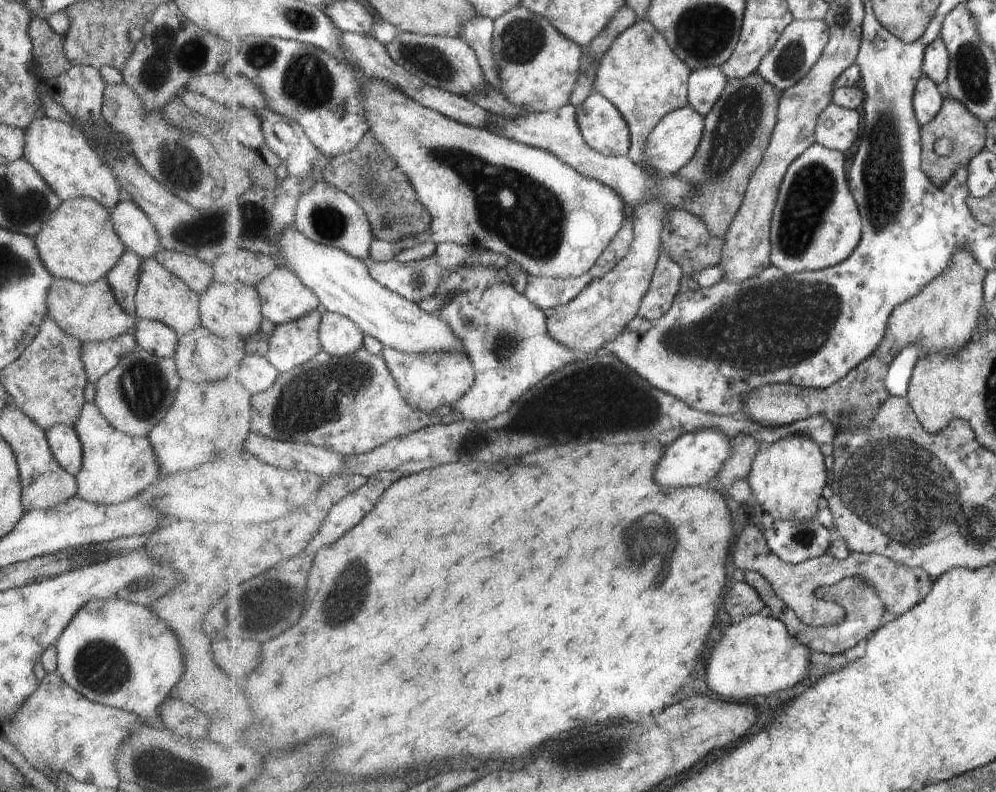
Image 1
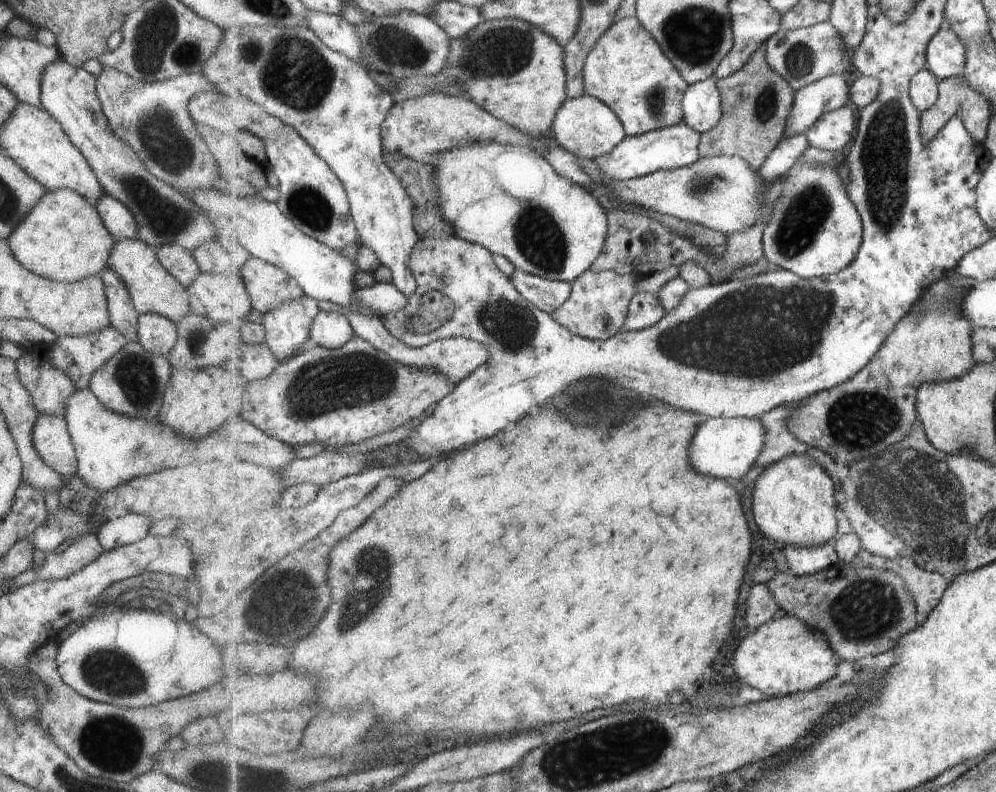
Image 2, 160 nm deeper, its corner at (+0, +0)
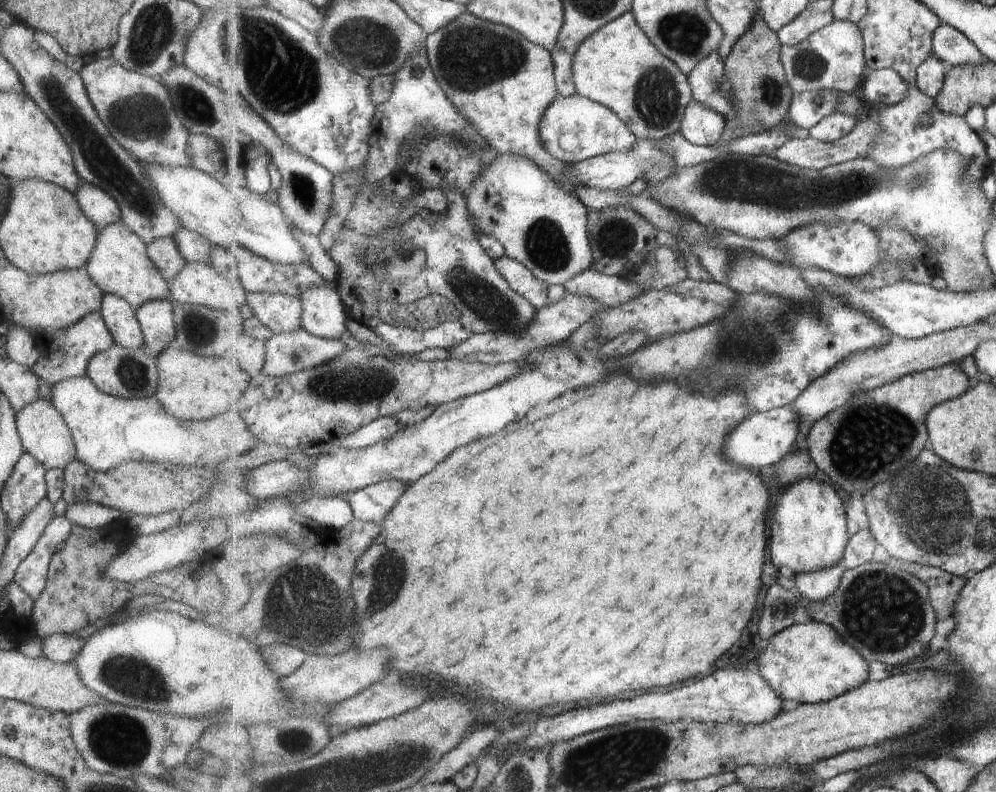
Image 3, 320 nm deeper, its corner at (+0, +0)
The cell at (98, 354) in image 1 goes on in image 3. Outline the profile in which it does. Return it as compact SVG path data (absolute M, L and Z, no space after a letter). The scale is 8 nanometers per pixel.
M100 311L88 312L69 326L51 332L34 331L33 337L36 340L39 358L31 367L32 372L50 385L66 378L82 377L86 374L89 357L113 344Z

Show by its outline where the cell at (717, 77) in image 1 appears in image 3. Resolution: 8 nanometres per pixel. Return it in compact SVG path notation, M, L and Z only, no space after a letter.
M693 100L687 107L680 132L694 145L712 147L724 137L726 123L720 114Z

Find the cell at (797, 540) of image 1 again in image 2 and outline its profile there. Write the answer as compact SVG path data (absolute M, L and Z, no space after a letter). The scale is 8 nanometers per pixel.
M831 540L820 547L785 547L783 551L791 574L806 577L840 566L841 560L837 556L835 543Z

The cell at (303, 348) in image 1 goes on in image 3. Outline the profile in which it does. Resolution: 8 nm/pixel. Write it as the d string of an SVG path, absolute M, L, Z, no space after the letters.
M248 292L251 314L259 318L273 334L288 333L302 327L303 305L299 297L283 293Z

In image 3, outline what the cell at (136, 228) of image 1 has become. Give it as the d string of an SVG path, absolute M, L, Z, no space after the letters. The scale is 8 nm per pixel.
M81 182L72 192L72 195L84 216L97 229L120 220L118 204L110 194L107 194L98 186Z

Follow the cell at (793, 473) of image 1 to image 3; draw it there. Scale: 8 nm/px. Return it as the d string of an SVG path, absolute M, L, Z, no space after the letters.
M801 480L776 501L771 520L771 554L774 566L790 568L795 575L830 569L842 562L850 544L847 514L833 486L817 480Z

